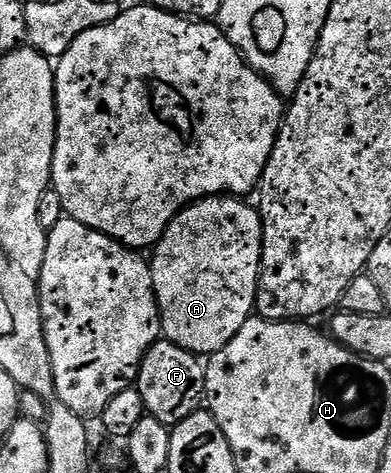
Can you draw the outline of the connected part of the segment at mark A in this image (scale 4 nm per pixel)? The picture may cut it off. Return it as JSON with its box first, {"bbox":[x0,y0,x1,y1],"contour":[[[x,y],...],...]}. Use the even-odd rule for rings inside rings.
{"bbox":[149,196,262,358],"contour":[[[210,196],[207,200],[196,200],[189,204],[164,230],[164,234],[158,239],[157,244],[152,249],[152,255],[149,257],[150,273],[154,283],[154,293],[158,299],[158,313],[162,315],[162,336],[171,340],[176,346],[194,353],[199,358],[209,358],[214,353],[219,352],[244,326],[244,322],[250,319],[256,308],[258,298],[258,273],[262,271],[262,216],[253,203],[236,196]]]}

